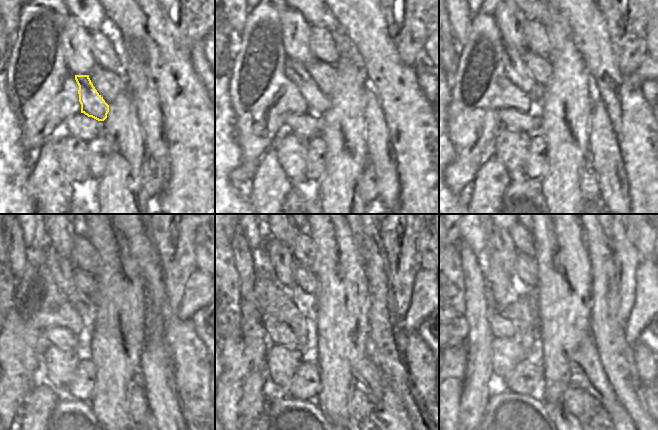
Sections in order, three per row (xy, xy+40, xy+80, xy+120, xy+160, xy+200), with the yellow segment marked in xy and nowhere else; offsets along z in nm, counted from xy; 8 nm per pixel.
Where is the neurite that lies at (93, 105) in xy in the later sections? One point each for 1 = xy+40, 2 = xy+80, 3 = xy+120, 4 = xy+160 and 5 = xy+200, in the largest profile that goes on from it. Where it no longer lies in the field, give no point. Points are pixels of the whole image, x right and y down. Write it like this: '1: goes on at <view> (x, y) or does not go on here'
1: goes on at xy+40 (295, 71)
2: goes on at xy+80 (515, 68)
3: goes on at xy+120 (61, 267)
4: goes on at xy+160 (280, 256)
5: goes on at xy+200 (501, 241)

